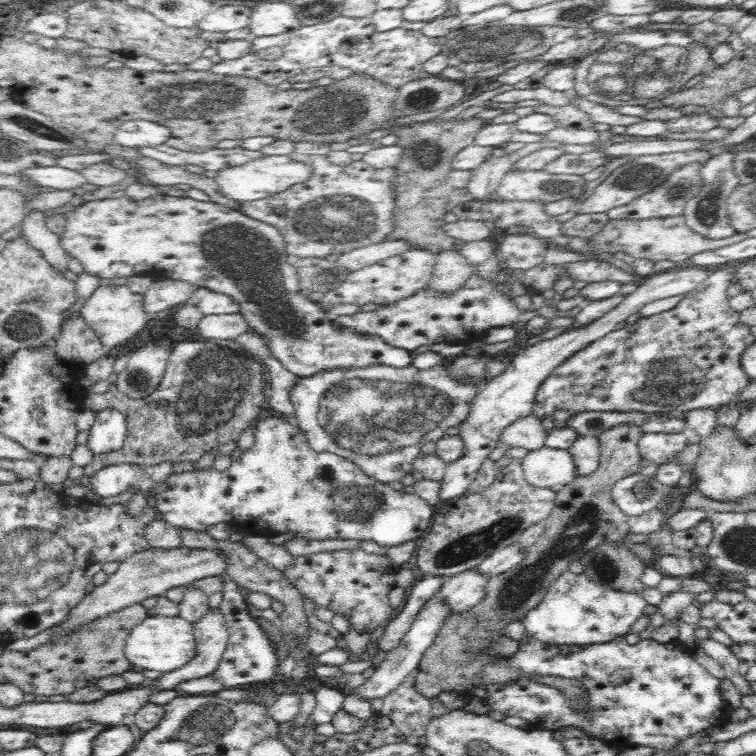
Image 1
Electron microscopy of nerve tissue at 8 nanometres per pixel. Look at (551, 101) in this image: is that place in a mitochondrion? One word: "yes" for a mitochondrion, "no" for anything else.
no

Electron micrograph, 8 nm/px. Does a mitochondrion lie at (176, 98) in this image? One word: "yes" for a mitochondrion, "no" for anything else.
yes

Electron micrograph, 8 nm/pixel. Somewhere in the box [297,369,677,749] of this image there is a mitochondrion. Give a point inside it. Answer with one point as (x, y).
(518, 589)

